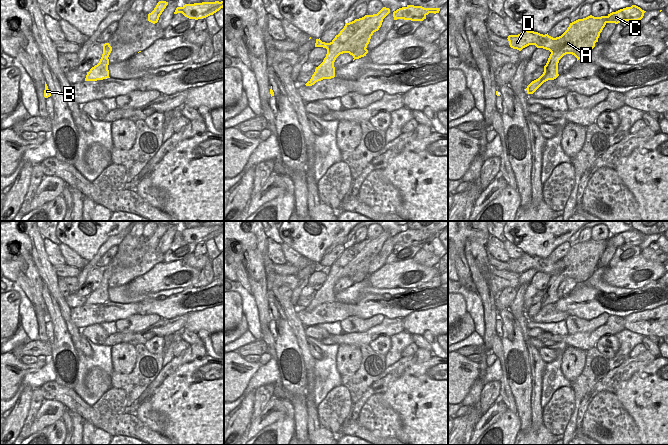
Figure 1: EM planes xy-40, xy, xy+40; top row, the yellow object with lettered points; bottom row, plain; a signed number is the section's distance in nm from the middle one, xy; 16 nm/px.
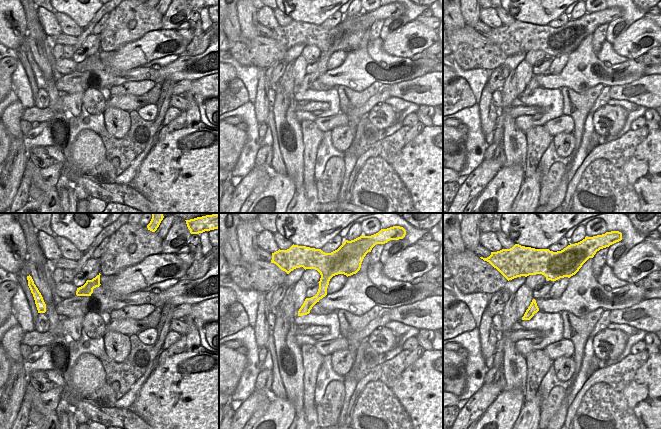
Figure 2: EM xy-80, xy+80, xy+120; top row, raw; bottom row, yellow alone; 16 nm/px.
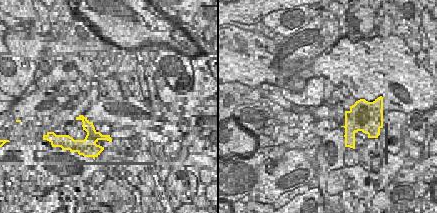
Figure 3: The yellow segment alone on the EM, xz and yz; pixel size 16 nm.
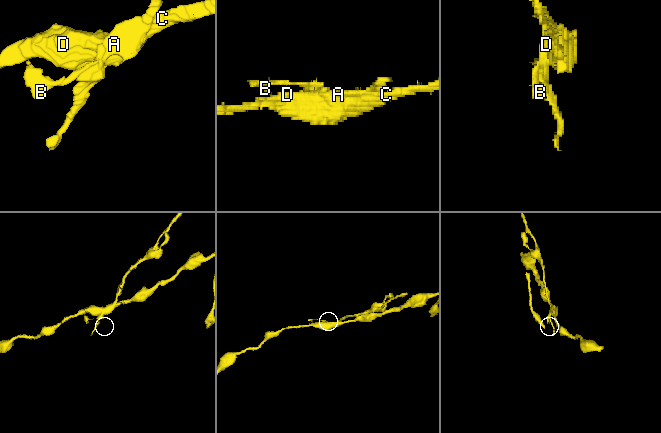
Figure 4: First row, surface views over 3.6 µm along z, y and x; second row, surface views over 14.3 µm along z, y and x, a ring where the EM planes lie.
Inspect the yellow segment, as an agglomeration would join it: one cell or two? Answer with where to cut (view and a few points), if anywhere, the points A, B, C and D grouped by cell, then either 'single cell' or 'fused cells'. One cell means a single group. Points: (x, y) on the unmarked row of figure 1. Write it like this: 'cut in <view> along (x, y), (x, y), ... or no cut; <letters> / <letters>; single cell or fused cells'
no cut; A B C D; single cell

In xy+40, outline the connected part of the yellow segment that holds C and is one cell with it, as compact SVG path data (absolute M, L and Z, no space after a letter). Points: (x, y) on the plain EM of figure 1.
M636 229L612 236L607 240L592 239L570 247L567 254L559 261L553 262L547 258L523 254L518 259L509 259L509 269L521 275L529 269L543 272L551 276L543 298L532 305L526 312L528 318L533 318L544 306L556 303L559 284L566 278L572 278L579 283L586 282L598 266L598 262L607 247L618 248L623 245L639 246L646 235Z

